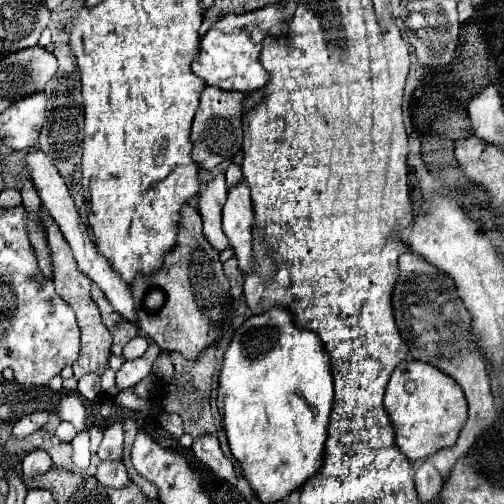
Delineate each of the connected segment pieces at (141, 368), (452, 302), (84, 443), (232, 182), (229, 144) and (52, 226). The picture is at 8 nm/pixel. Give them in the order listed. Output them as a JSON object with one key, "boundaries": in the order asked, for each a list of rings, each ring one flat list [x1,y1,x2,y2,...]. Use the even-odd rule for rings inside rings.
{"boundaries":[[[150,344,146,354,134,360,126,360,122,364,122,368,116,372,116,390,124,390,124,388,132,388,138,382,142,382,150,372,152,372,152,364,158,358,162,350,158,348,158,344]],[[404,252,398,260,400,276,392,292,392,308,394,308,394,320,400,330,402,340,408,344,410,354,416,360,430,362,432,366,440,368,448,376,452,376,464,390,468,400,468,420,460,430,460,436,452,448,438,450,436,454,424,458,424,466,416,470,416,492,422,502,430,502,442,488,442,476,436,468,442,468,444,456,462,456,488,428,492,428,496,420,496,410,492,404,492,392,490,392,490,378,486,370,486,362,478,354,478,346,472,340,470,330,470,316,466,314,454,284,446,274,440,270,436,272,434,266,430,266,426,260,418,258,412,252]],[[82,432,72,440,72,448,74,448,74,464,78,468,88,468,90,464,90,442,88,442,88,434]],[[230,164,228,170,226,170,226,180,228,180,228,188,234,188,236,184,240,184,244,180,242,178,242,172,240,172,240,166]],[[206,86,202,96,200,96,200,106,196,110,194,122,192,122,192,160,204,168,212,170,226,158,232,160,242,148,242,92,226,92,220,88]],[[48,214,42,218,42,222,44,222,44,228,46,228,48,246,50,246,50,254,52,254,52,262,54,262,54,278,52,278,52,280,54,280,56,292,58,292,58,296,76,312,78,326,80,326,80,332,82,332,80,356,78,356,78,360,72,364,74,376,82,376,82,374,86,374,86,372,96,372,96,374,100,374,100,372,108,366,112,336,110,336,108,328,102,324,98,306,94,304,94,300,92,300,92,296,90,296,92,280,78,268,78,264,76,264,76,260,74,260,74,256,72,256,72,250,70,250,68,242,64,240,58,224,56,224]]]}

